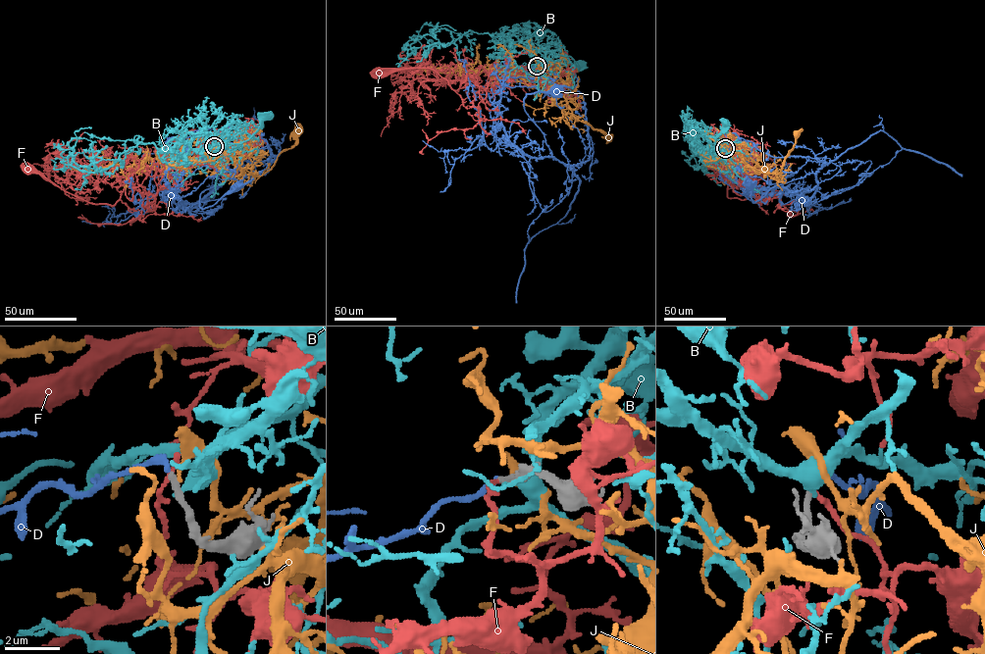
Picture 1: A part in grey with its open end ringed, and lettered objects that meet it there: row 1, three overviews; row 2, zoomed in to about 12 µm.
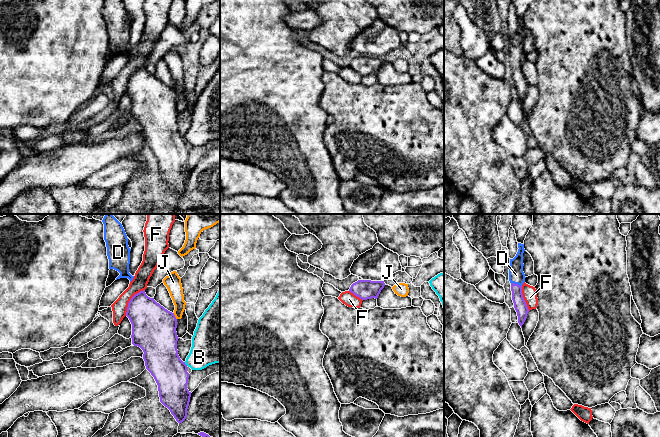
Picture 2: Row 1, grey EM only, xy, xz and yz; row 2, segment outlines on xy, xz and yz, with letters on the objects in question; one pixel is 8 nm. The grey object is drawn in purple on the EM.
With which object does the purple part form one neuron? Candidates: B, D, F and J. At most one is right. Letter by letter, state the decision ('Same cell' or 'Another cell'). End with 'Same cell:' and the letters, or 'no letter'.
B: Another cell
D: Same cell
F: Another cell
J: Another cell
Same cell: D

